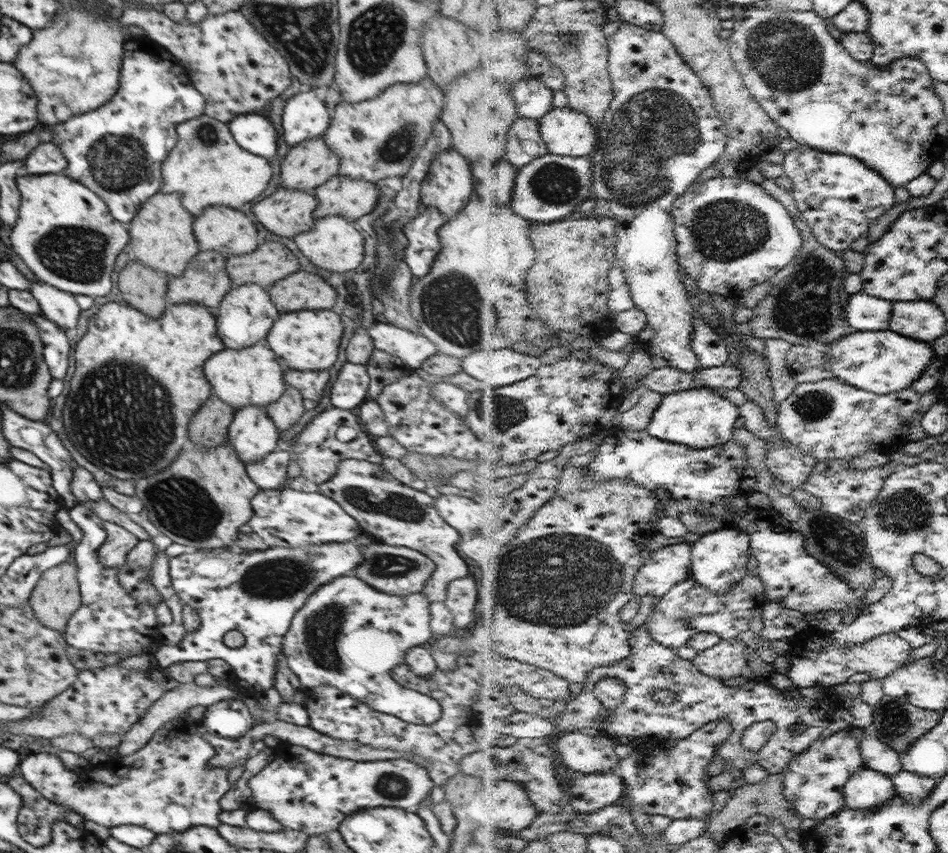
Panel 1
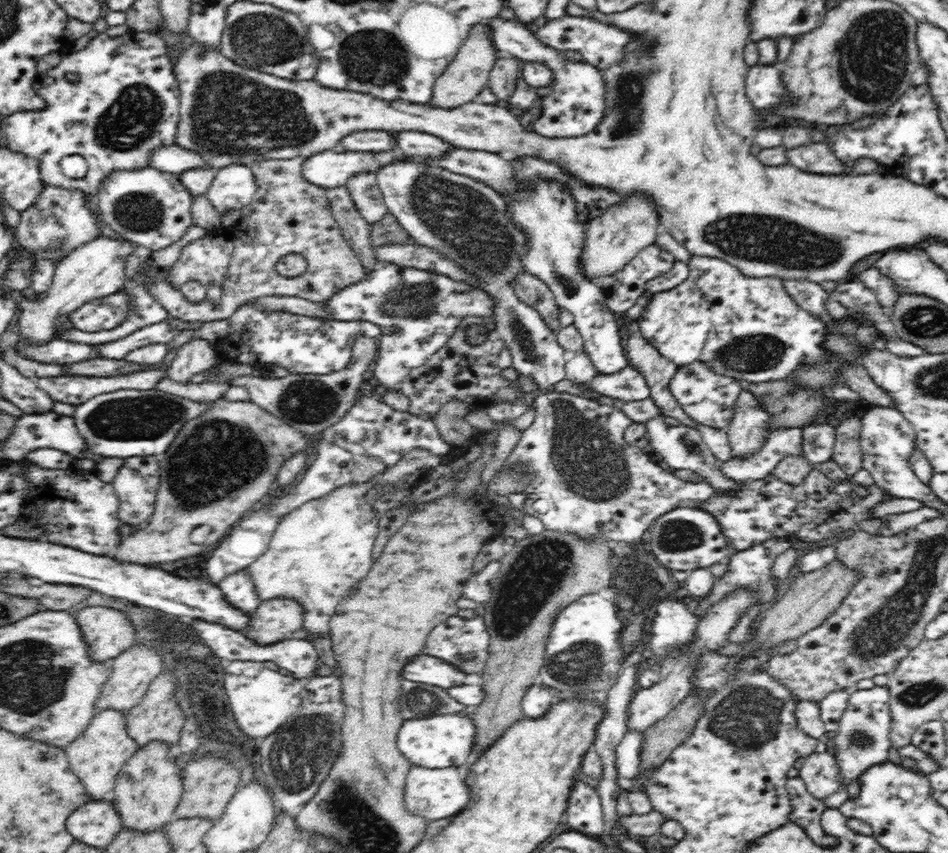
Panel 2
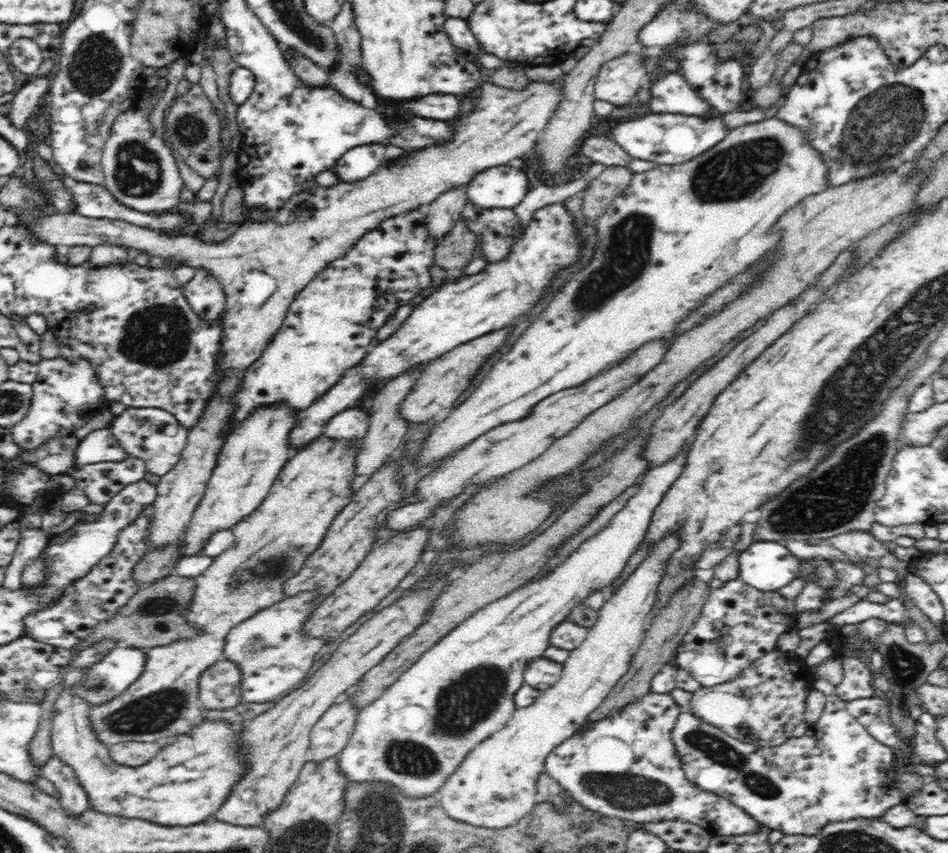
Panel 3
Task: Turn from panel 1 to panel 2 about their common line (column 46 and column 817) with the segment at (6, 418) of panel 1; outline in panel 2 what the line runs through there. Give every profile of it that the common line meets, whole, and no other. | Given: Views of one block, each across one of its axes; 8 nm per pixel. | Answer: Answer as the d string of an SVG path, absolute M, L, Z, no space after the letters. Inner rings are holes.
M810 424L803 427L802 433L802 451L811 466L833 461L833 446L836 443L834 427Z

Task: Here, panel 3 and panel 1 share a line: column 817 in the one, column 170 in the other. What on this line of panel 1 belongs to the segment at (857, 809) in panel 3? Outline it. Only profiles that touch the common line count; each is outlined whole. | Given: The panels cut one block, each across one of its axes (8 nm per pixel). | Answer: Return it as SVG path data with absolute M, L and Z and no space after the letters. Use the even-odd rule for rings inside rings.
M187 712L157 729L138 752L110 758L101 769L90 764L81 774L74 774L58 756L50 752L29 755L18 766L18 774L48 800L66 805L83 815L85 820L92 820L109 829L113 826L136 825L156 834L172 834L200 825L217 827L221 823L220 799L230 790L228 770L222 767L208 768L208 761L214 758L216 750L208 740L202 738L202 734L198 734L198 727L197 732L194 730L194 726L200 722L190 718Z

